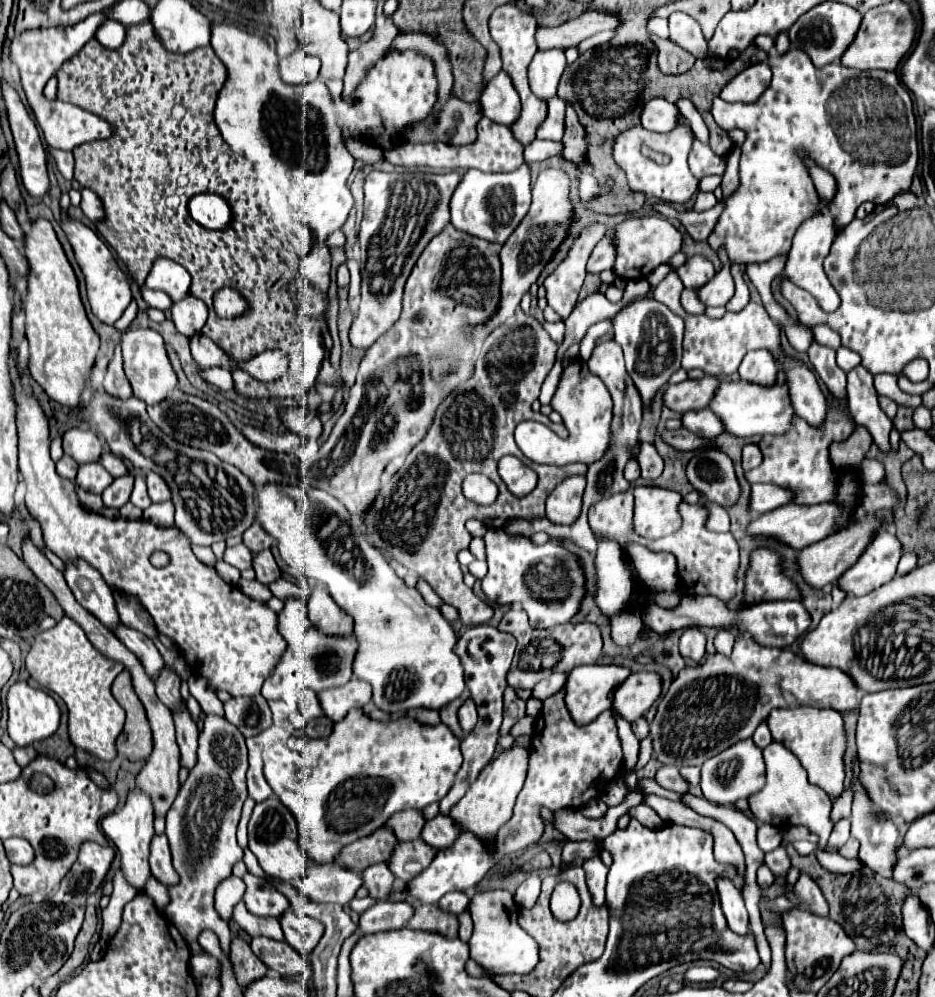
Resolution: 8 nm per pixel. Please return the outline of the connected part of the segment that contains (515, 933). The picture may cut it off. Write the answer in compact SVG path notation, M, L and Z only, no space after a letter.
M496 889L484 891L476 895L470 903L470 915L474 921L474 933L470 937L470 957L478 961L486 971L502 975L502 973L518 973L528 975L538 961L538 945L536 941L518 925L518 905L514 903L512 893Z

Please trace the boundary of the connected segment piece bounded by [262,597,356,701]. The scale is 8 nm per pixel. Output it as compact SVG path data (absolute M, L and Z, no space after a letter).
M302 597L284 599L284 609L278 613L278 631L286 639L288 647L280 663L272 669L268 679L262 685L262 695L272 699L282 699L284 695L302 691L302 689L328 689L336 685L346 685L352 679L352 661L356 655L356 637L332 637L320 633L308 621L308 601Z

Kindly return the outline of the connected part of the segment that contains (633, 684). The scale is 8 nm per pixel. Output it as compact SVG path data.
M652 671L632 673L614 695L614 709L630 723L642 717L662 693L662 677Z

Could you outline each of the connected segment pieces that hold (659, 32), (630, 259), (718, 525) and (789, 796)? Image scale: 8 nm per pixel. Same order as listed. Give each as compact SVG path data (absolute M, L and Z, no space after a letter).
M652 17L648 21L648 32L657 35L660 38L669 38L668 20L660 17Z
M630 217L616 225L616 247L618 257L614 263L614 273L626 279L642 279L648 277L658 265L668 261L674 253L680 251L682 235L674 229L674 225L664 217Z
M704 497L700 499L700 503L704 507L708 507L708 511L710 511L710 517L708 517L708 529L710 531L722 531L724 533L724 531L730 529L730 517L728 517L728 511L726 509L722 509L718 505L712 505Z
M770 743L764 749L764 761L766 761L766 785L752 797L748 797L750 811L754 813L756 819L770 823L780 821L782 825L804 825L812 833L819 837L818 845L820 848L828 843L828 837L832 833L832 799L816 785L808 781L808 775L804 773L804 767L800 761L788 753L788 749L780 743Z

